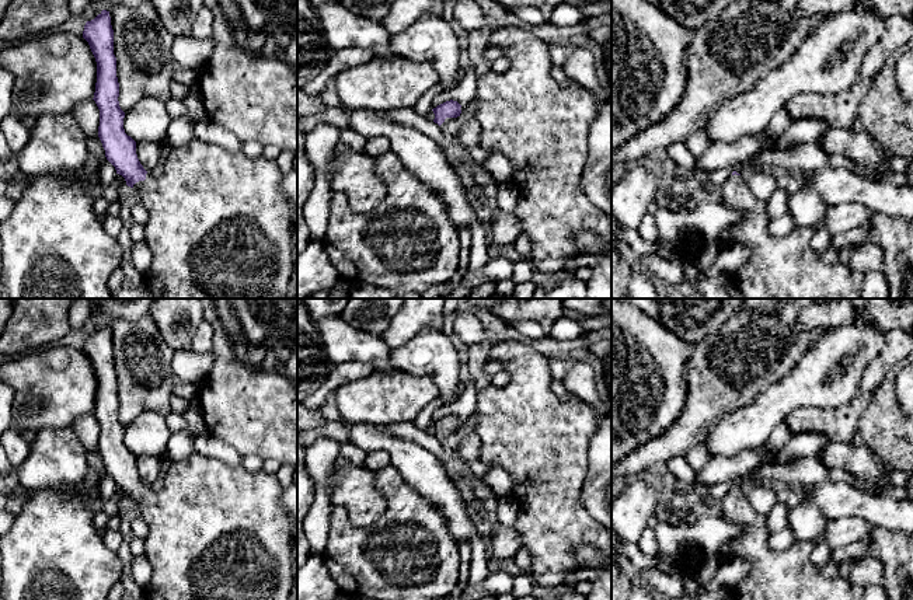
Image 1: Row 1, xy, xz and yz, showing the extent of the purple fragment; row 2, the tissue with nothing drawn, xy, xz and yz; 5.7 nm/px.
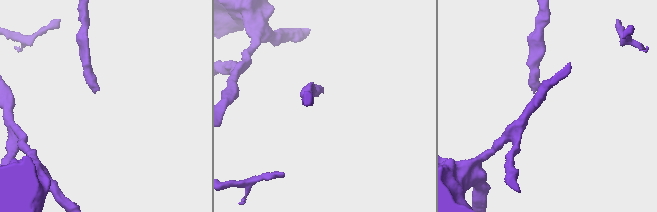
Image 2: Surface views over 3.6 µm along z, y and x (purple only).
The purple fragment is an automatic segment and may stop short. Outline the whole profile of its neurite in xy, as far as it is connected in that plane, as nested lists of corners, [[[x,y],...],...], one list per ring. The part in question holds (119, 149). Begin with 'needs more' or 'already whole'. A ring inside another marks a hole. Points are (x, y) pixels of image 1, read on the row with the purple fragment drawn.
needs more; [[[102,10],[87,21],[83,38],[88,42],[97,62],[94,101],[100,109],[98,137],[107,160],[122,175],[126,185],[140,195],[149,212],[144,241],[151,251],[150,268],[143,285],[154,299],[285,299],[290,293],[295,269],[292,210],[280,191],[283,172],[276,161],[264,156],[248,158],[220,146],[192,139],[187,146],[170,150],[160,177],[147,172],[136,154],[136,142],[125,133],[125,112],[119,107],[119,83],[114,55],[114,29],[109,11]]]

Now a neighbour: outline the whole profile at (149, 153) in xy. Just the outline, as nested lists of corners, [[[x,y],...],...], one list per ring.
[[[158,142],[136,143],[136,154],[140,164],[150,172],[160,161],[163,144]]]

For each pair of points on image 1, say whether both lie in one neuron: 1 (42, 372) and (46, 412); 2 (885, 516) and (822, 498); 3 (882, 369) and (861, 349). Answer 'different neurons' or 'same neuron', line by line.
1: same neuron
2: same neuron
3: different neurons

